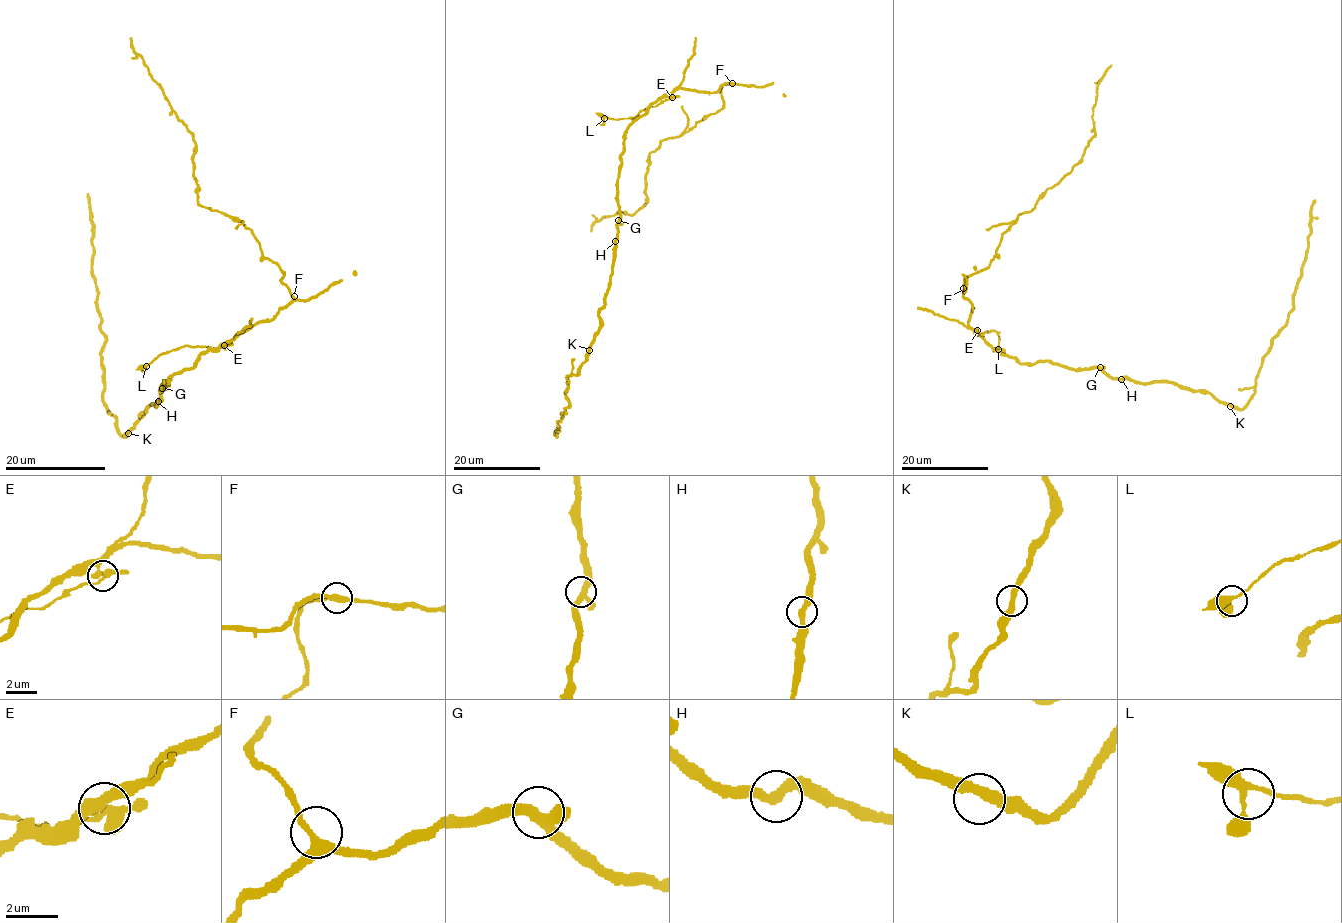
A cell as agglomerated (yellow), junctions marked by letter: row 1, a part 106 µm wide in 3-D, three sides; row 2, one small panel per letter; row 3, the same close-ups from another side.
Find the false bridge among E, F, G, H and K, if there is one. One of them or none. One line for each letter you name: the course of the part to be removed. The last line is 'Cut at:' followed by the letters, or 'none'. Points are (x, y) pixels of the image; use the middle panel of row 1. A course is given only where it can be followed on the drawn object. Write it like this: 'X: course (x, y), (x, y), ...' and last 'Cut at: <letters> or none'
E: course (672, 97), (648, 106), (630, 118), (609, 119), (595, 112)
Cut at: E

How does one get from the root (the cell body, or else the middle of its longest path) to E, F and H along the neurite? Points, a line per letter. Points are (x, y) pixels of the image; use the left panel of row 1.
E: (169, 376), (188, 370), (202, 354), (225, 345)
F: (169, 376), (188, 370), (202, 354), (225, 345), (256, 324), (269, 321), (294, 296)
H: (169, 376), (167, 384), (166, 380), (162, 384), (158, 401)

